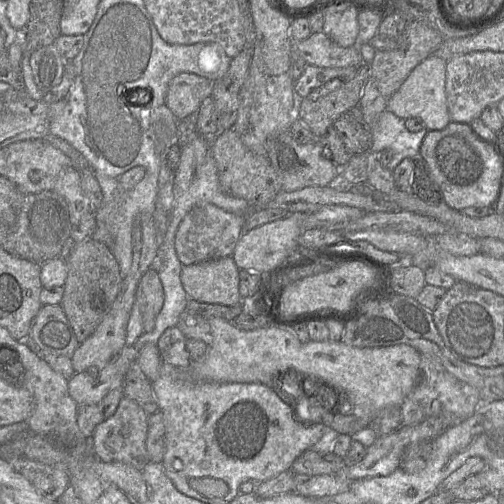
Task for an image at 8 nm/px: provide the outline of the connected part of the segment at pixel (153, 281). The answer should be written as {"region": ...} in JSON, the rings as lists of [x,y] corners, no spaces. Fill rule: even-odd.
{"region":[[[152,267],[141,277],[136,289],[135,301],[142,315],[144,332],[152,332],[155,326],[155,319],[164,302],[163,286],[157,271]]]}

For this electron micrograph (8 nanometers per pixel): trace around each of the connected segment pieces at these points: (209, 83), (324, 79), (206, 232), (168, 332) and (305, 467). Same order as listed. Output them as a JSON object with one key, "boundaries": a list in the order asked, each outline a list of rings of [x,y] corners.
{"boundaries":[[[[180,73],[169,83],[166,106],[178,120],[190,119],[201,103],[212,96],[215,81],[192,73]]],[[[307,64],[301,76],[294,80],[293,88],[298,99],[301,99],[333,79],[348,81],[356,72],[357,67],[353,66],[330,68]]],[[[208,202],[194,204],[181,220],[174,240],[176,256],[183,266],[229,257],[243,233],[245,216],[225,211]]],[[[170,327],[164,331],[157,342],[157,347],[163,363],[177,369],[185,369],[191,361],[186,348],[187,338],[178,327]]],[[[312,449],[301,454],[292,464],[292,472],[306,475],[336,474],[346,465],[344,457]]]]}

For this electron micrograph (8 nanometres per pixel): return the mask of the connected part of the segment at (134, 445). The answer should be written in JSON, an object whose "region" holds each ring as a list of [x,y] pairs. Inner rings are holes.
{"region":[[[123,396],[115,413],[96,426],[90,439],[93,454],[103,462],[120,462],[143,471],[150,462],[146,449],[148,417],[135,401]]]}

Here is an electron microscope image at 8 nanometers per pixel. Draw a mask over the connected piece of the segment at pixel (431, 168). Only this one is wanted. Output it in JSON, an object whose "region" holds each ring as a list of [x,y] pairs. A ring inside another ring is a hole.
{"region":[[[450,121],[450,123],[442,130],[429,130],[424,137],[419,155],[425,161],[428,172],[433,181],[439,186],[445,203],[455,210],[462,211],[463,214],[474,217],[483,218],[495,213],[498,203],[499,183],[502,174],[501,162],[495,151],[487,144],[482,143],[474,134],[469,124]],[[449,135],[459,136],[469,143],[479,154],[482,161],[482,172],[479,178],[471,185],[456,185],[451,183],[441,171],[436,159],[436,146],[438,142]]]}

